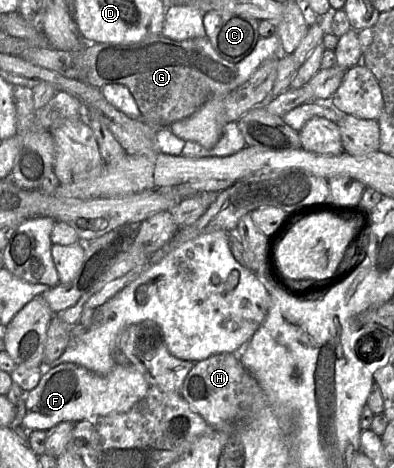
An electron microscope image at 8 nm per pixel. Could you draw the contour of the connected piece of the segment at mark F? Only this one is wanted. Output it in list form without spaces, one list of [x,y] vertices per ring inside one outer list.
[[[64,362],[42,375],[36,387],[25,394],[22,426],[29,431],[48,431],[61,422],[80,422],[127,412],[146,396],[149,388],[144,375],[131,365],[117,365],[110,373],[101,375],[81,365]]]

